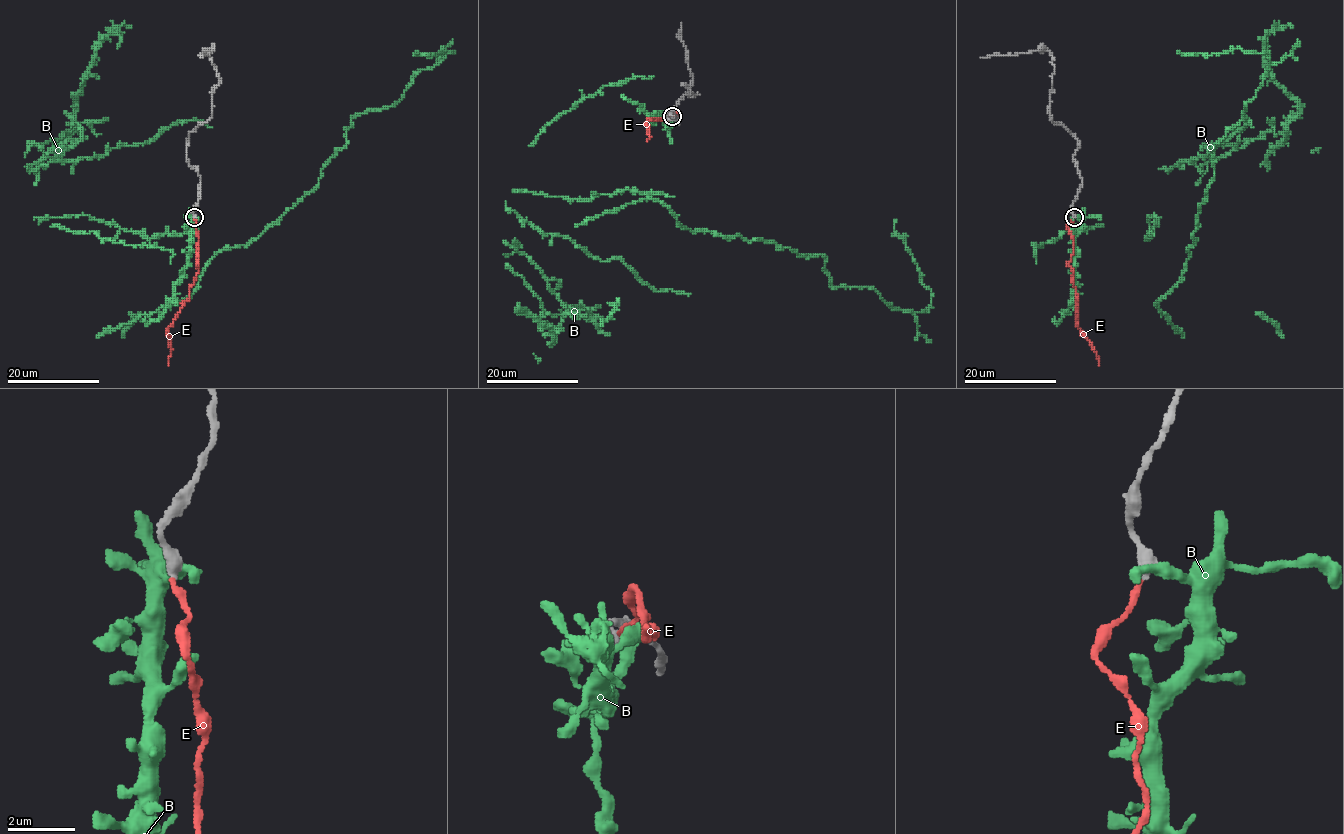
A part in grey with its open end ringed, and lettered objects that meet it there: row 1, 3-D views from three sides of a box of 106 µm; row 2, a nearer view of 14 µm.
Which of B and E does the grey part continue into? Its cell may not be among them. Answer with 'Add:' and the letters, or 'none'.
Add: E

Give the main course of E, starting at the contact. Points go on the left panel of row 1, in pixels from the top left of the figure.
E: (194, 218), (197, 272), (187, 299), (170, 326), (167, 336), (171, 351), (167, 364)

